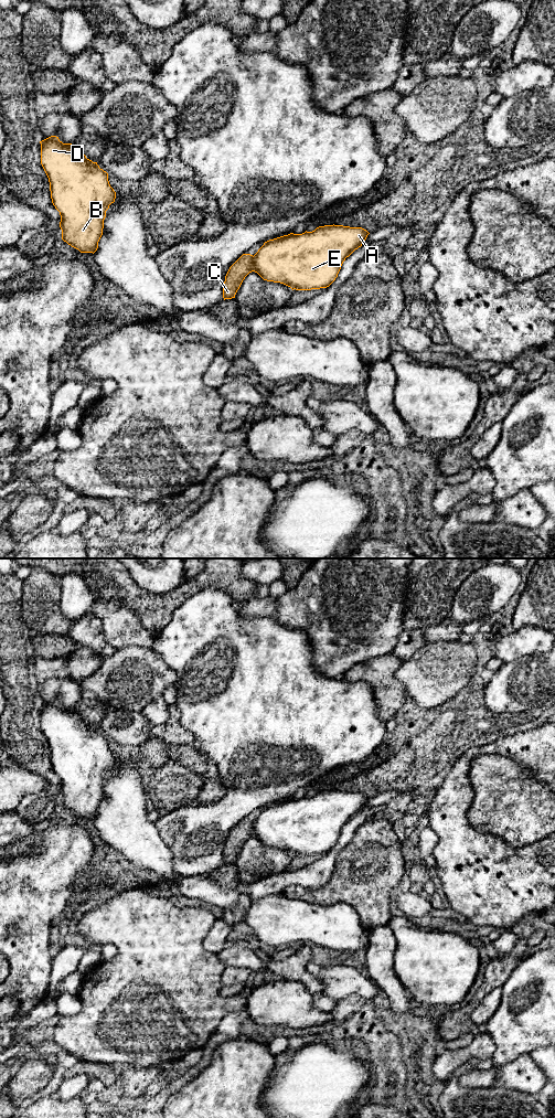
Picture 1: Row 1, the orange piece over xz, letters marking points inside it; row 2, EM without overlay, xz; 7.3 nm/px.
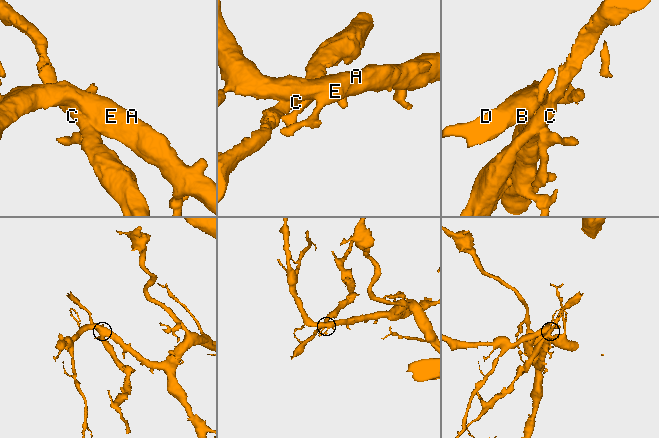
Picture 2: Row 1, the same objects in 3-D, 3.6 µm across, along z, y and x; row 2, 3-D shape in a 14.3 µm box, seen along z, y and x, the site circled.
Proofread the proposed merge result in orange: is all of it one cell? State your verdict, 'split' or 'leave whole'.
split

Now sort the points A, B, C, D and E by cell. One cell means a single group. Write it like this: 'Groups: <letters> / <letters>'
Groups: A B D E / C

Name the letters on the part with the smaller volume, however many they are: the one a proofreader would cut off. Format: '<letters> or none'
C

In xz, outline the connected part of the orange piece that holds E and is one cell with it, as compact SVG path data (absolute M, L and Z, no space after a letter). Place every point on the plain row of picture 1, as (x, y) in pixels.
M333 789L319 791L312 797L290 798L269 805L254 820L253 837L264 845L284 849L292 855L327 853L338 842L345 823L362 811L369 799L362 792Z

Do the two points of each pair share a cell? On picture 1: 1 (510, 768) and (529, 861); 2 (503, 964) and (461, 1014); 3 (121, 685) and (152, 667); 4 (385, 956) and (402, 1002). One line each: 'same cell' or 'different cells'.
1: different cells
2: same cell
3: same cell
4: same cell

